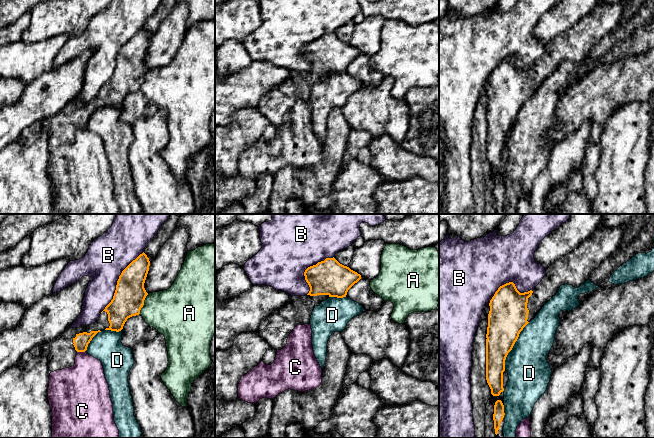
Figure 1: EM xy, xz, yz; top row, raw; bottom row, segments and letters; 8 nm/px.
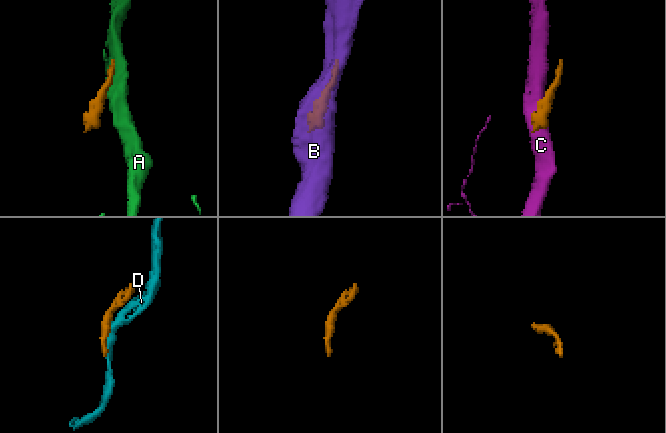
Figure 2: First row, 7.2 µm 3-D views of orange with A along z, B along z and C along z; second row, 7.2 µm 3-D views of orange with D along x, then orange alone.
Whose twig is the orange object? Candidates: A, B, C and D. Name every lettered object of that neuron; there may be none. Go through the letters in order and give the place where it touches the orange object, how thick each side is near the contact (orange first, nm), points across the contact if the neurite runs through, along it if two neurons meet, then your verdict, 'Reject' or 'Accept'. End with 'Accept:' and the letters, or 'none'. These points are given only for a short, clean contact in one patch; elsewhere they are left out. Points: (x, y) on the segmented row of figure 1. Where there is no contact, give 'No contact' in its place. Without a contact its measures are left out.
A: Touches orange at xy (143, 304). Thickness 240 nm (orange) against 380 nm. Reject
B: Touches orange at xy (117, 281). Thickness 240 nm (orange) against 340 nm. Reject
C: Touches orange at xy (81, 351). Thickness 120 nm (orange) against 320 nm. Reject
D: Touches orange at yz (513, 345). Thickness 320 nm (orange) against 340 nm. Reject
Accept: none

